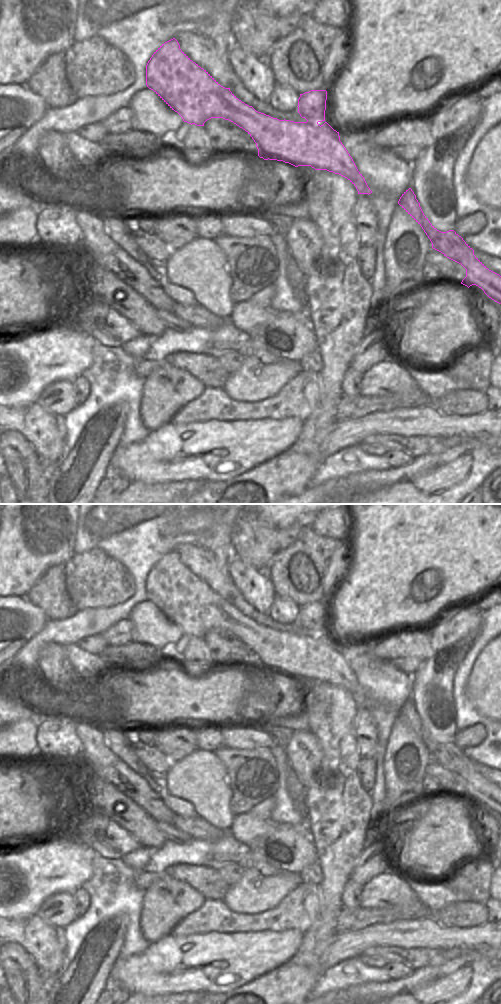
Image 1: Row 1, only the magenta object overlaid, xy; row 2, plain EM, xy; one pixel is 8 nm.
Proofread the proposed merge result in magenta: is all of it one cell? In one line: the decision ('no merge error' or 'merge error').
merge error

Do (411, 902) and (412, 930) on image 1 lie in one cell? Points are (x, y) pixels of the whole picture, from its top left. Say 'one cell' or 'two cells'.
two cells

